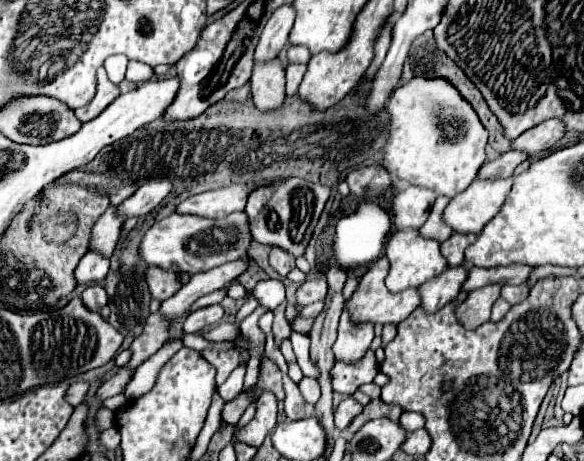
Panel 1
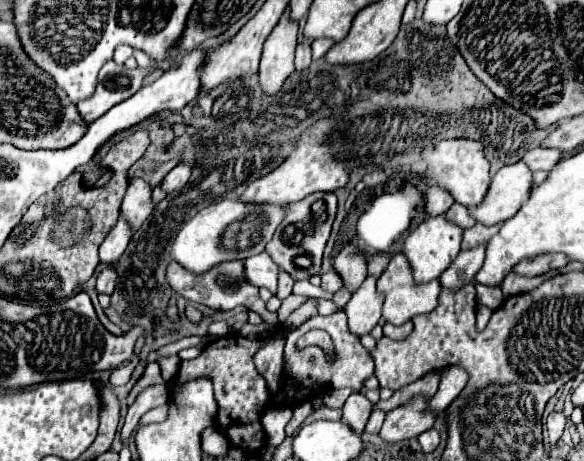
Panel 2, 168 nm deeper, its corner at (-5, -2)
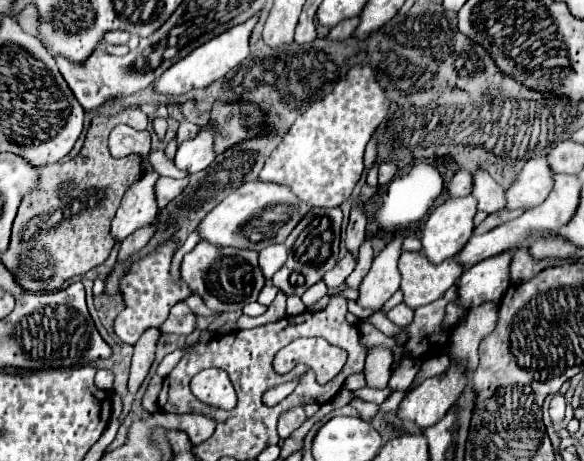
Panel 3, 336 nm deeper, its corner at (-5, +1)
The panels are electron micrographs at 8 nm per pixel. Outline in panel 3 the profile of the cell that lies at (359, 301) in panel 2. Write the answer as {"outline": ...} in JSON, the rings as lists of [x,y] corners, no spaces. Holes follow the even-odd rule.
{"outline":[[[402,236],[390,240],[386,248],[374,258],[370,272],[364,276],[360,284],[358,304],[362,308],[380,310],[386,304],[386,300],[400,288],[398,258],[402,254],[402,242]]]}

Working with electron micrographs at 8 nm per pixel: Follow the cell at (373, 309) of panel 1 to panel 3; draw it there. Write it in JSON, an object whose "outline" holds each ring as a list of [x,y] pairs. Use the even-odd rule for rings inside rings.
{"outline":[[[404,252],[398,268],[402,274],[400,290],[404,292],[404,304],[410,308],[438,300],[464,272],[454,258],[432,264],[426,256],[422,256],[422,252]]]}

